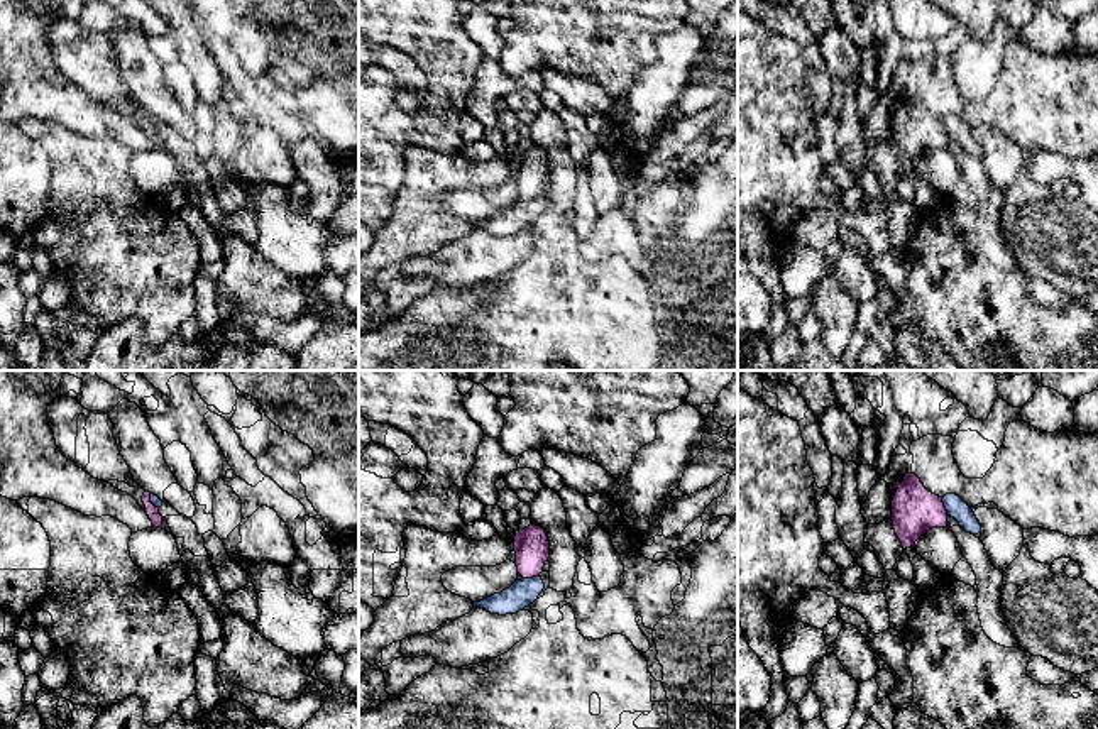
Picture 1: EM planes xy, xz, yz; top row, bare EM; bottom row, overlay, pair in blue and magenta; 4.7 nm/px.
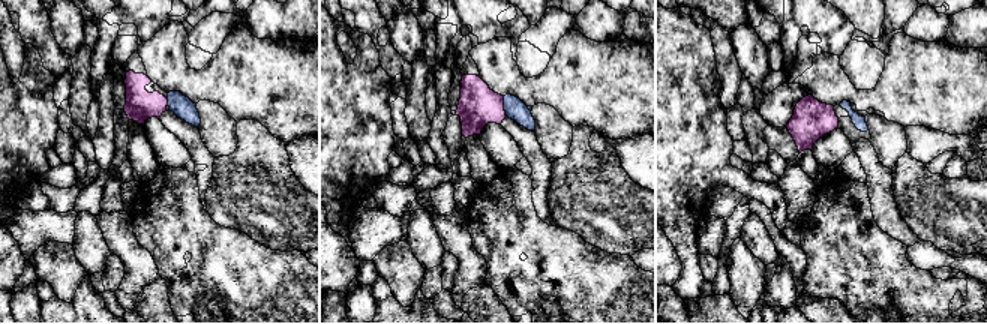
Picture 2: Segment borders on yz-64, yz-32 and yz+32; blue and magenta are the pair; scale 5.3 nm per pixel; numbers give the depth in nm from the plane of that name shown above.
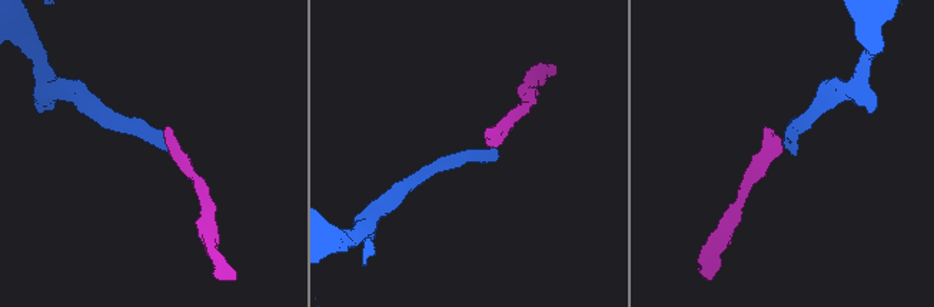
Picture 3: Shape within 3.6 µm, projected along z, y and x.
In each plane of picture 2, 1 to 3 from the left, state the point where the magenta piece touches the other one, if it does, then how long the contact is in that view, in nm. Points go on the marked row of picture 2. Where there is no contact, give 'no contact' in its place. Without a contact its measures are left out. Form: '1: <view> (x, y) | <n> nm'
1: yz-64 (168, 102) | 30 nm
2: yz-32 (504, 107) | 110 nm
3: no contact

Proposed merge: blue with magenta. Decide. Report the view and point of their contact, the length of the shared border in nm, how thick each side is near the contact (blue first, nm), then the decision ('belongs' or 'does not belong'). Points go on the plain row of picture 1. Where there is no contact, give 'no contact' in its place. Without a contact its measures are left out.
meets blue in yz at (944, 127); contact 90 nm long; 100 nm thick on the blue side, 220 nm on the other; does not belong

